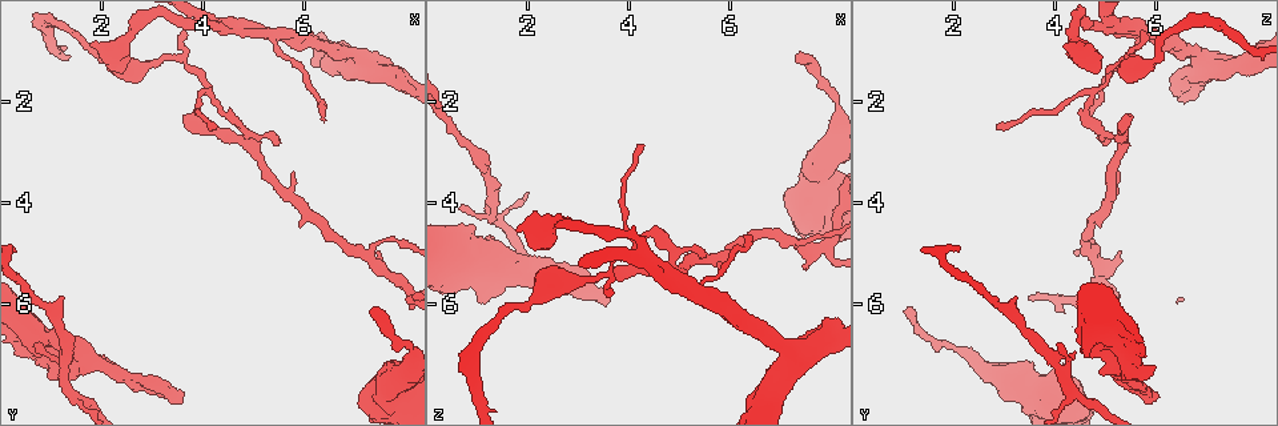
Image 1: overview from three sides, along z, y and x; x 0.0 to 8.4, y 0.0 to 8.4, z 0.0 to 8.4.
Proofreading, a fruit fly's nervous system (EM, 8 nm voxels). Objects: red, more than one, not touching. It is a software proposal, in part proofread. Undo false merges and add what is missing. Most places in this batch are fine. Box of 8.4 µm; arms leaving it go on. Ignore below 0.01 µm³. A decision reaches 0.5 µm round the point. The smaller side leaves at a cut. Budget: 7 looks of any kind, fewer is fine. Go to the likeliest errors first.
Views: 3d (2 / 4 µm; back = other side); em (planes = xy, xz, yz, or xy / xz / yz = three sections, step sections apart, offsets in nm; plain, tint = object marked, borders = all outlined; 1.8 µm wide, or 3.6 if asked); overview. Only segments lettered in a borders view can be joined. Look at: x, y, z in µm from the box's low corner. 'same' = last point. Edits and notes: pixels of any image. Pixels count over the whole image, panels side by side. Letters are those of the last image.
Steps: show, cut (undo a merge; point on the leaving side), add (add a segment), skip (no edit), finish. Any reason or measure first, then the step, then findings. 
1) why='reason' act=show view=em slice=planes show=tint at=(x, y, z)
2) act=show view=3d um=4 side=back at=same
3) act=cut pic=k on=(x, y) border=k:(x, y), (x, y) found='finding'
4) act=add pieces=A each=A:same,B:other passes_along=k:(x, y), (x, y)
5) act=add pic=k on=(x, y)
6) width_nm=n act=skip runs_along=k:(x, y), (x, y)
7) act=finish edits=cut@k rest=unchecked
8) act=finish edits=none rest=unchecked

why='branch stops here' act=show view=3d um=2 at=(3.65, 2.25, 5.40)

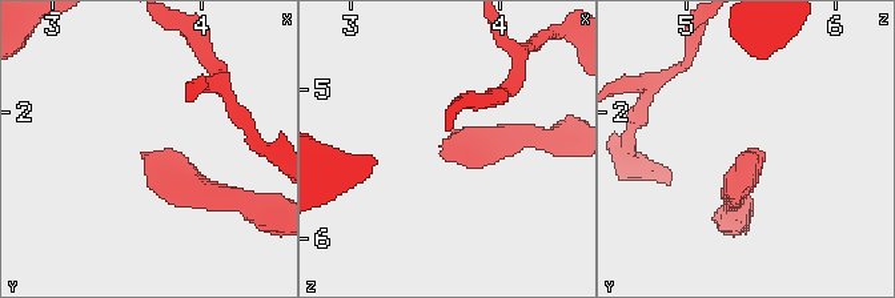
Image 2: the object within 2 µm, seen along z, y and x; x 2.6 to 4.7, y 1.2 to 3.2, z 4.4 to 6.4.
why='need the tissue' act=show view=em slice=xz step=8 show=borders at=(3.62, 2.28, 5.46)

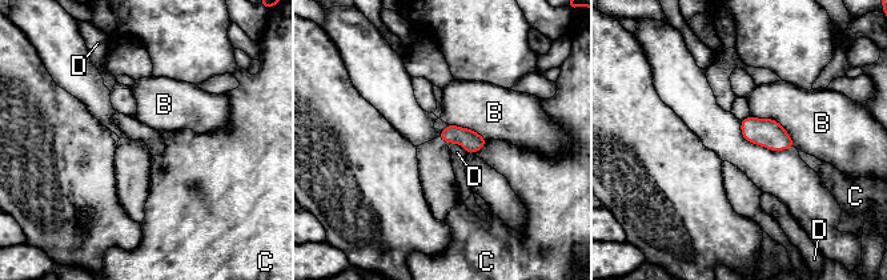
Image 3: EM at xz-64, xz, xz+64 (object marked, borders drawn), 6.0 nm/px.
act=skip each=B:other,C:other,D:other border=3:(449, 144), (457, 143), (466, 152) found='no lettered segment goes on from it'

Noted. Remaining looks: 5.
why='an open end' act=show view=3d um=4 at=(3.50, 7.85, 6.00)

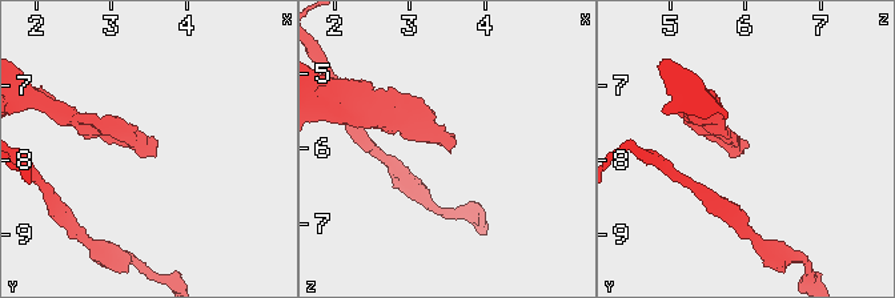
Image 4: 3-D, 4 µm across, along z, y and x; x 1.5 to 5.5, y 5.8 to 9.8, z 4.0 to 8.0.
why='need the tissue' act=show view=em slice=planes show=borders at=(3.50, 7.85, 6.05)

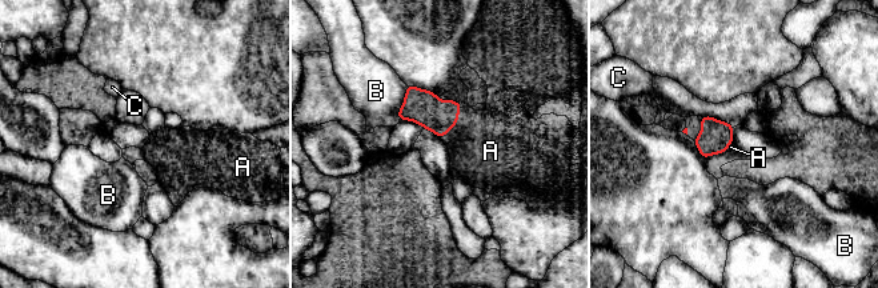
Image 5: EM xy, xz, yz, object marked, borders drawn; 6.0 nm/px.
width_nm=190 act=add pieces=A each=A:same,B:other,C:other passes_along=5:(420, 106), (454, 124), (486, 150) found='the neuron continues'

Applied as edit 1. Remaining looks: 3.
act=show view=overview

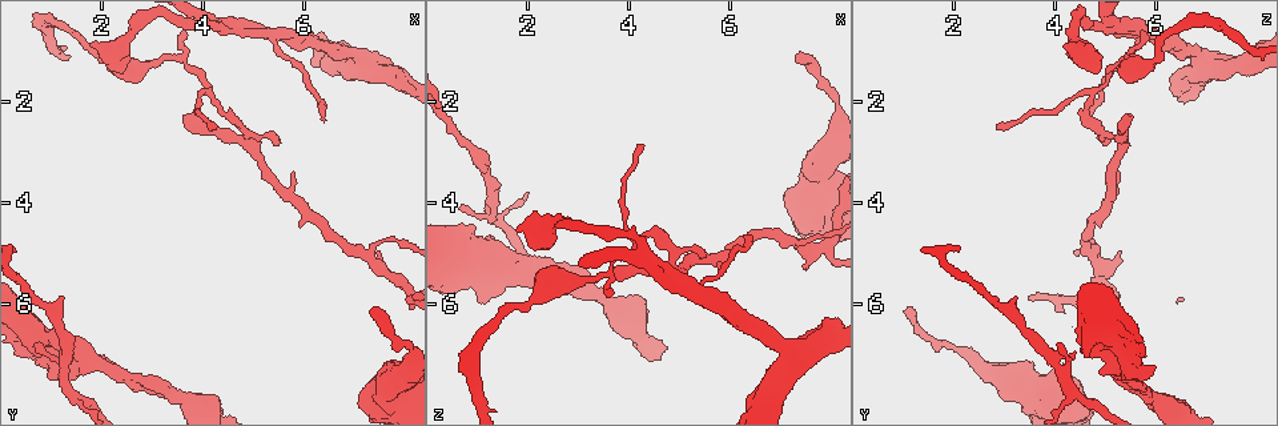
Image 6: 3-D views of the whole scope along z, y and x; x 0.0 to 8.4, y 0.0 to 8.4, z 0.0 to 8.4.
why='two arms in line, one across' act=show view=em slice=xz step=8 show=borders at=(7.15, 5.00, 4.70)

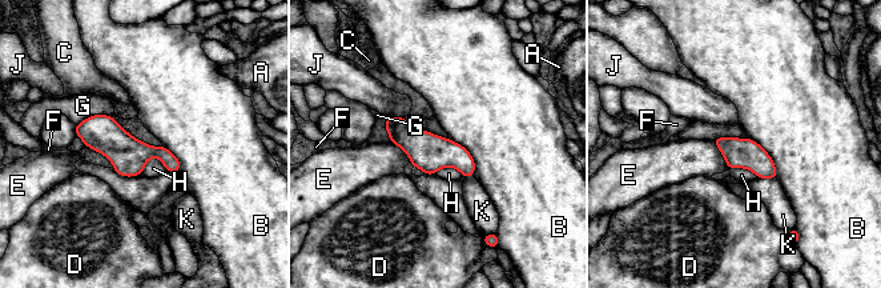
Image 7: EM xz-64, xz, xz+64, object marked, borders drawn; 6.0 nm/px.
longest_contact=B:320nm act=skip each=A:other,B:other,C:other,D:other,E:other,F:other,G:other,H:other,J:other,K:other border=7:(748, 136), (768, 154), (777, 178) found='one neuron here'

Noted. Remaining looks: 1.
act=finish edits=add@5 rest=unchecked

